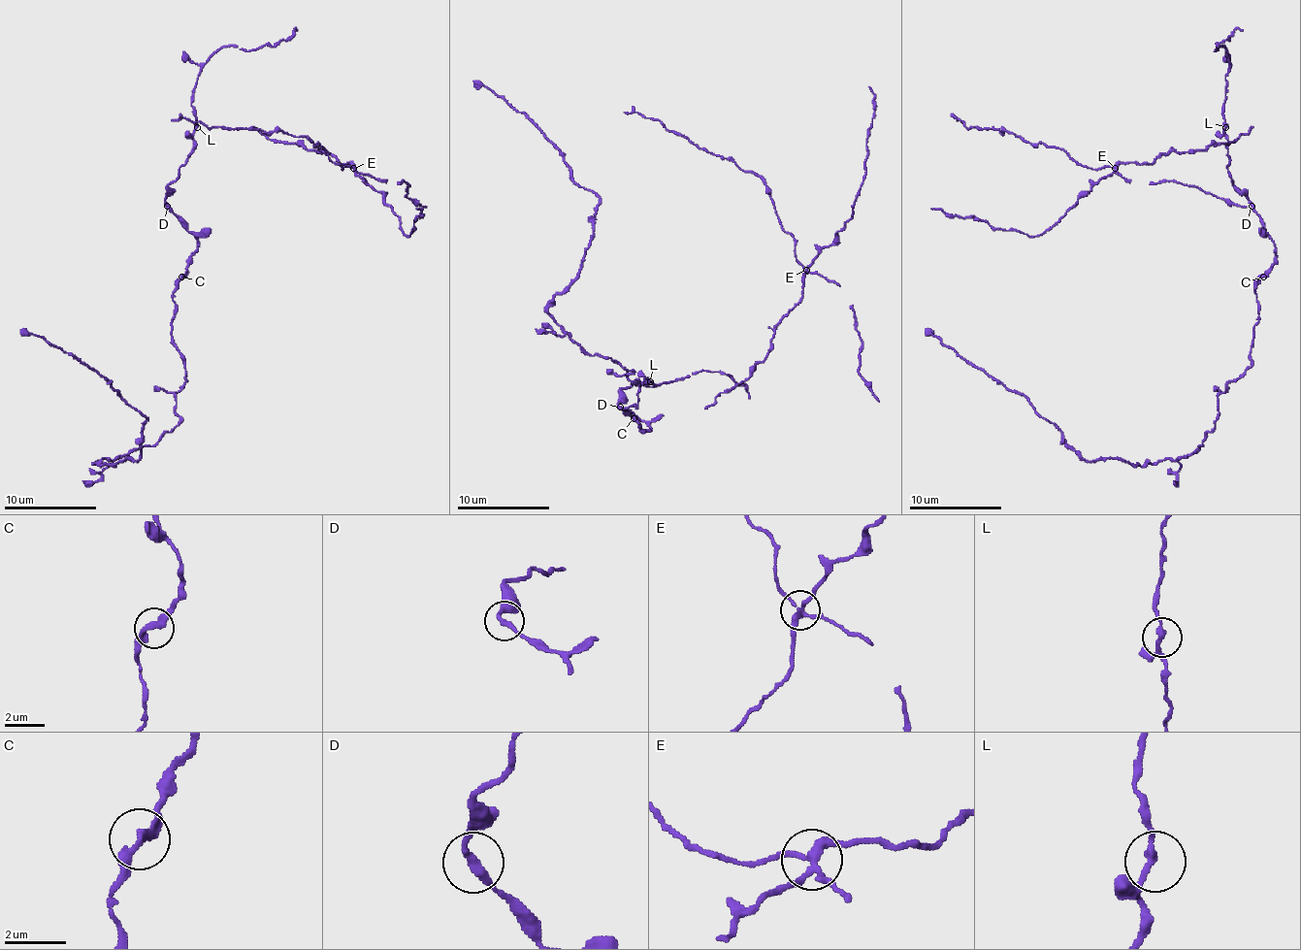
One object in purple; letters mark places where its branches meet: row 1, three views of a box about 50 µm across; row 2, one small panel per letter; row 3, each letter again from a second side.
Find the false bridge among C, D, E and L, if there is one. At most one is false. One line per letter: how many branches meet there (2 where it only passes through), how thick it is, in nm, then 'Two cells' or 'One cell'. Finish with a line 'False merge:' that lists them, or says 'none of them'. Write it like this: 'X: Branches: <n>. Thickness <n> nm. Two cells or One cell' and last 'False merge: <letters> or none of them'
C: Branches: 2. Thickness 260 nm. One cell
D: Branches: 2. Thickness 240 nm. One cell
E: Branches: 4. Thickness 240 nm. Two cells
L: Branches: 3. Thickness 170 nm. One cell
False merge: E

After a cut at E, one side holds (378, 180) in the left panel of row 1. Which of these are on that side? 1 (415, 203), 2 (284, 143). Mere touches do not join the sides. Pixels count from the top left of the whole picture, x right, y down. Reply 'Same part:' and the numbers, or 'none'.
Same part: 1

